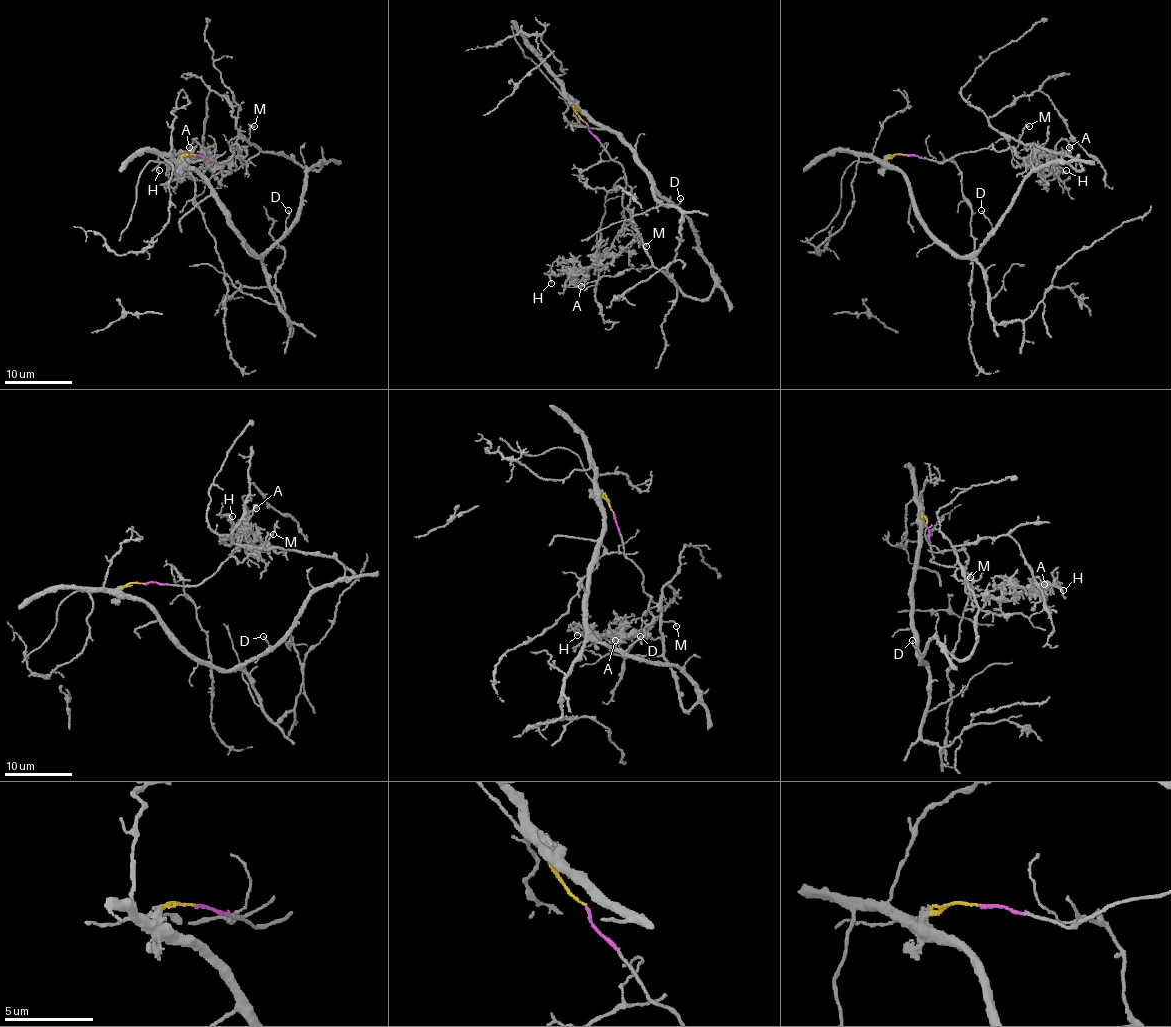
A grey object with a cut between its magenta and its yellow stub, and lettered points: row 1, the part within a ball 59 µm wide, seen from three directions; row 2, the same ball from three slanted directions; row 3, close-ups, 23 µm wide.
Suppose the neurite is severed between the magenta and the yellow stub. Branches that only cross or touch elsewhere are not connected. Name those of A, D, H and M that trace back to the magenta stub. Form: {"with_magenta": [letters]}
{"with_magenta": ["A", "H"]}

